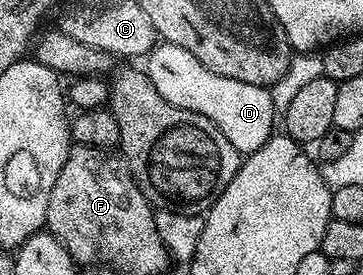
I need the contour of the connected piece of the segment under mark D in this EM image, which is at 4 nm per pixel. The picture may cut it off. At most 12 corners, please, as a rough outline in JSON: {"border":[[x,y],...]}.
{"border":[[156,44],[145,72],[173,107],[213,119],[240,155],[276,132],[270,88]]}

